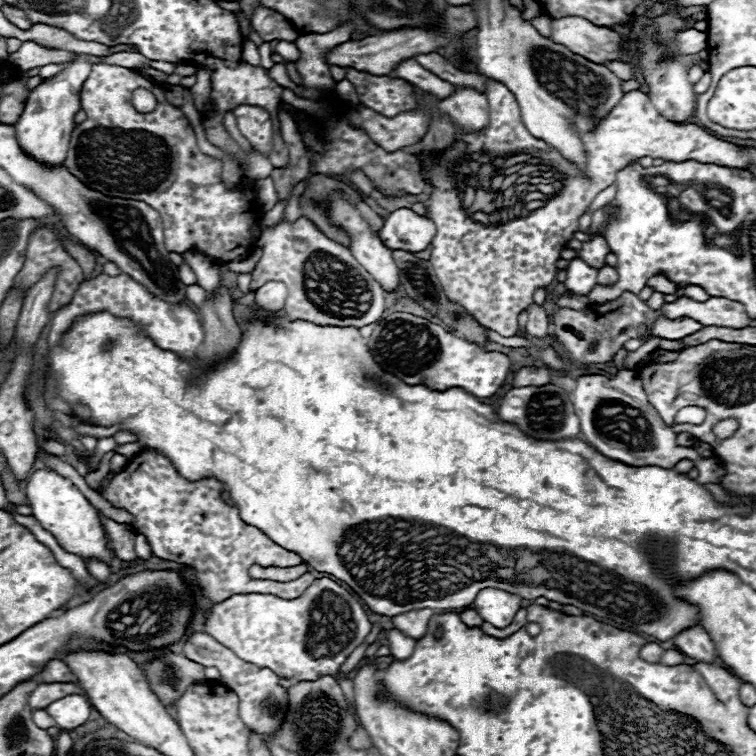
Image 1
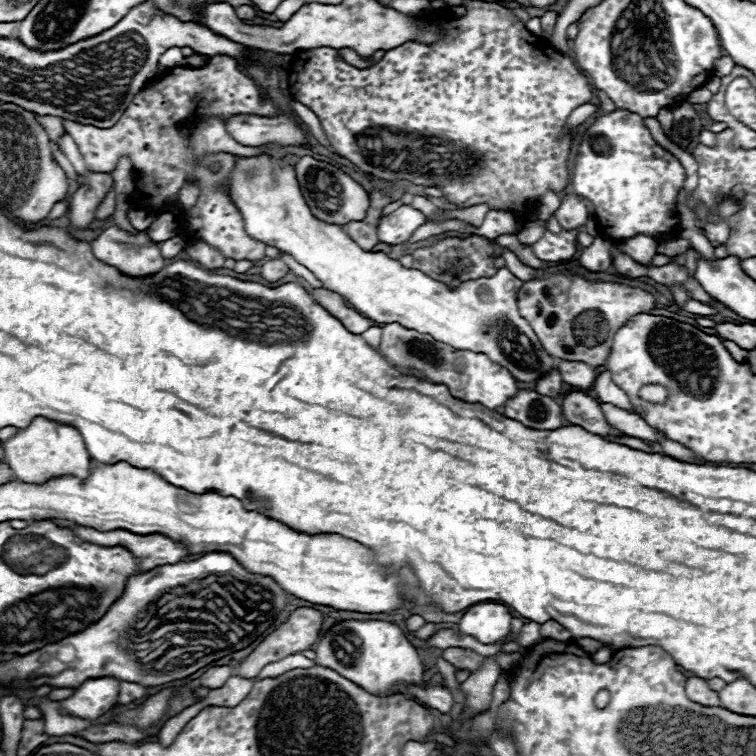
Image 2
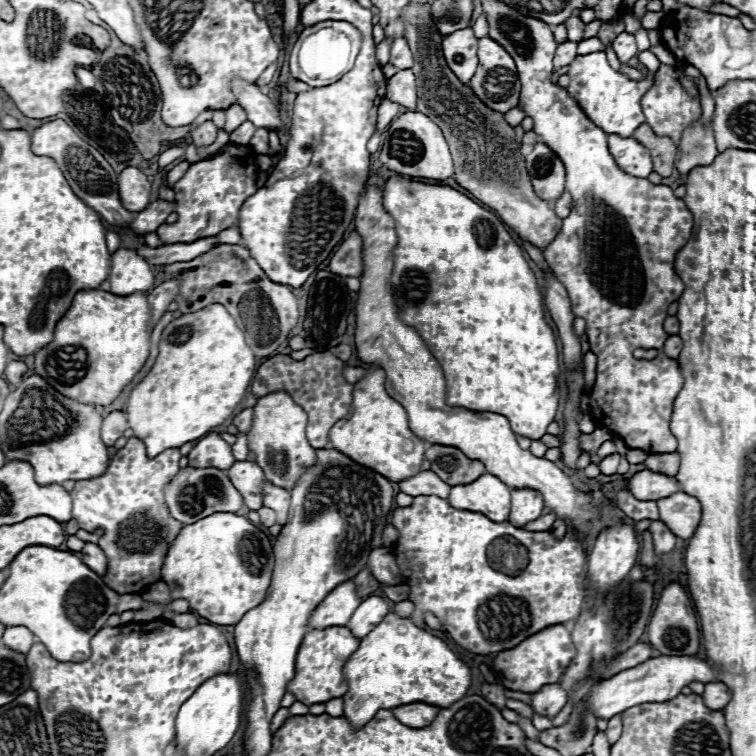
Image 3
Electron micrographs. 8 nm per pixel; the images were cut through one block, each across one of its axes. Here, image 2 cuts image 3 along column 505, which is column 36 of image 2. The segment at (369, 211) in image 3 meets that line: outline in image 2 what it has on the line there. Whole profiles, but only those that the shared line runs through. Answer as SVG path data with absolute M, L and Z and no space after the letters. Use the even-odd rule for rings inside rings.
M42 416L34 418L28 428L18 430L16 436L2 442L2 446L4 446L4 458L20 482L42 484L48 478L66 476L66 474L84 480L90 470L90 456L80 432L74 426L60 424Z

